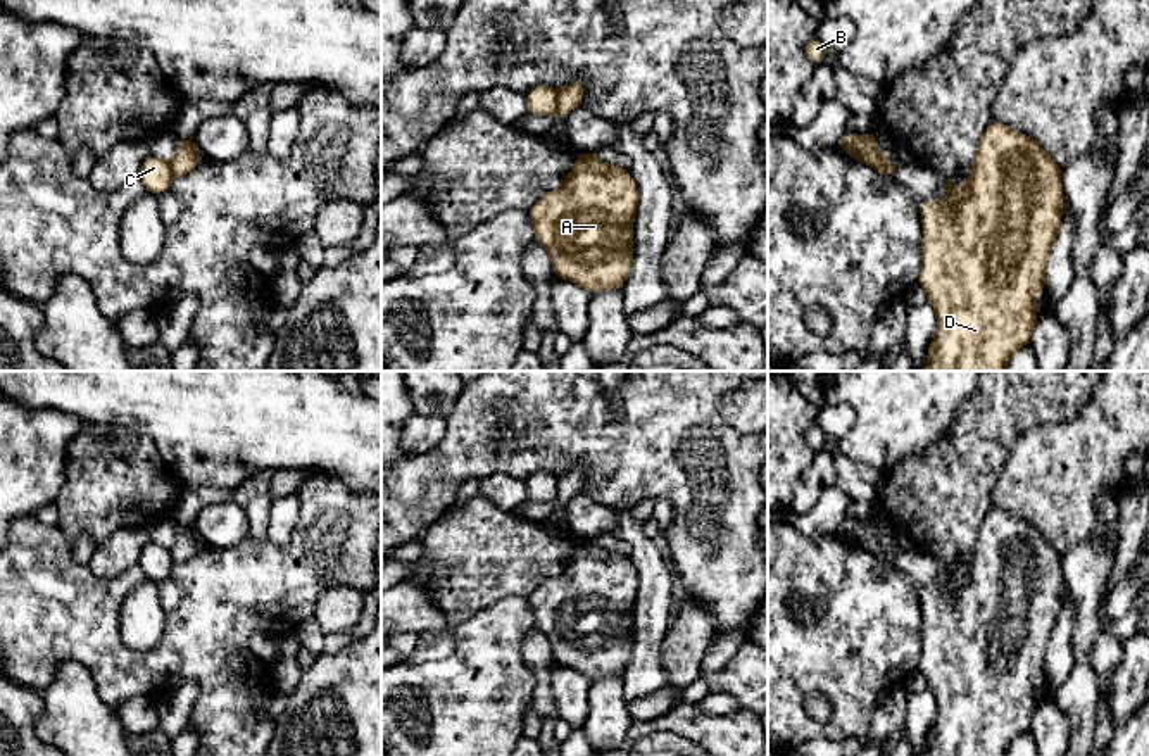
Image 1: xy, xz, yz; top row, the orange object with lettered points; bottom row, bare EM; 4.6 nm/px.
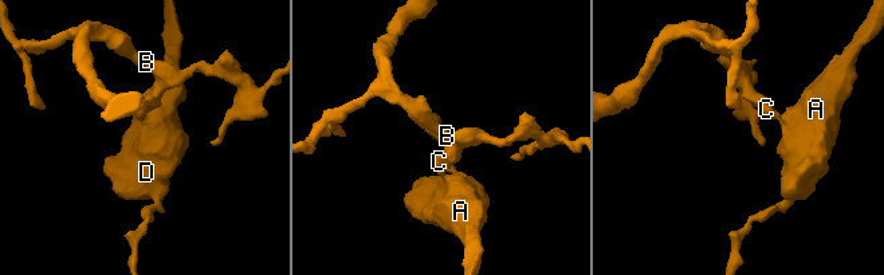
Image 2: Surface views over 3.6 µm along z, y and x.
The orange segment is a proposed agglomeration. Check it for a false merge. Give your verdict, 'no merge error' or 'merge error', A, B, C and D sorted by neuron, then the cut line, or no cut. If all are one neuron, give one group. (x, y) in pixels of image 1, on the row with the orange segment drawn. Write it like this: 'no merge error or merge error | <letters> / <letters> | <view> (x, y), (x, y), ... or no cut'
merge error | A C D / B | xz (559, 92), (554, 113)

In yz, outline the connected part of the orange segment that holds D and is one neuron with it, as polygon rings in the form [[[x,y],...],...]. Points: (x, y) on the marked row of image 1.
[[[990,121],[980,136],[966,188],[945,181],[944,204],[918,198],[923,223],[918,285],[937,314],[925,371],[1006,371],[1009,357],[1032,342],[1039,321],[1035,293],[1045,292],[1045,266],[1061,224],[1061,169],[1039,142]]]

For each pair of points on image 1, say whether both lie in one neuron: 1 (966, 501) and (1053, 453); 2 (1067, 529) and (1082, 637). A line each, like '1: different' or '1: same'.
1: different
2: different

